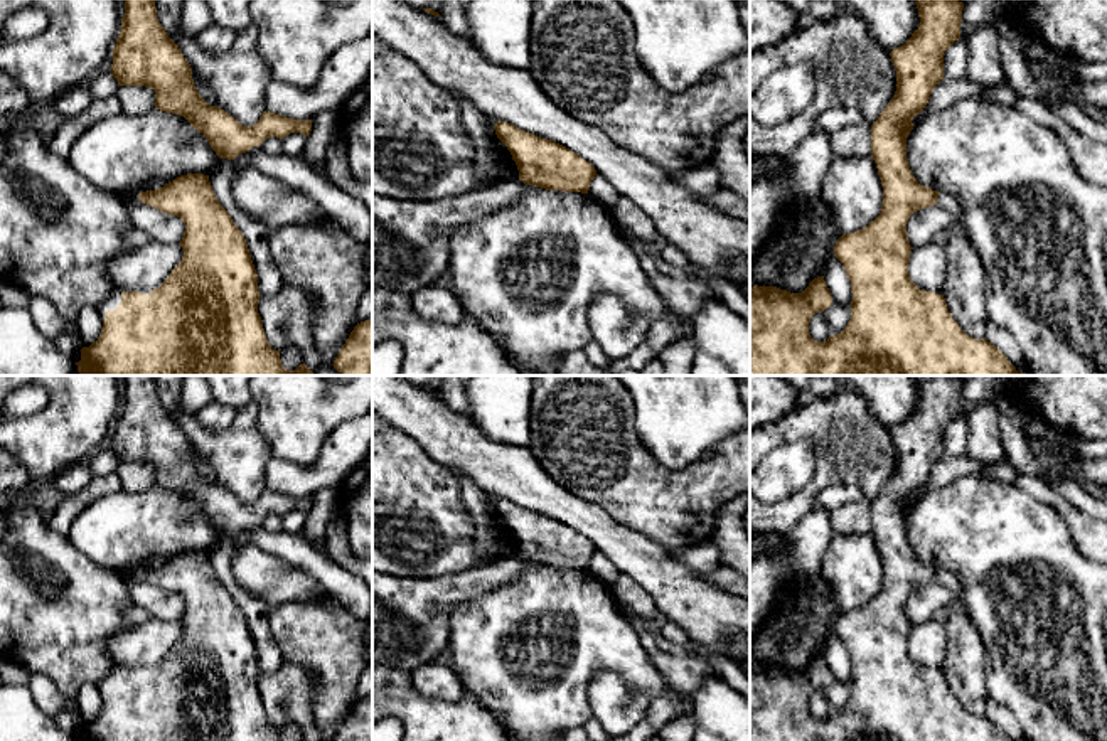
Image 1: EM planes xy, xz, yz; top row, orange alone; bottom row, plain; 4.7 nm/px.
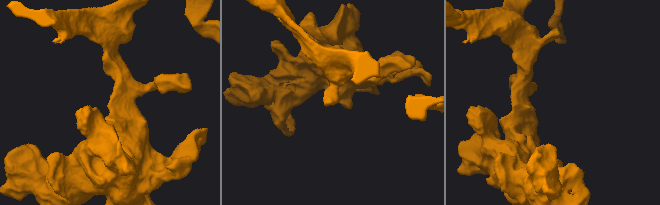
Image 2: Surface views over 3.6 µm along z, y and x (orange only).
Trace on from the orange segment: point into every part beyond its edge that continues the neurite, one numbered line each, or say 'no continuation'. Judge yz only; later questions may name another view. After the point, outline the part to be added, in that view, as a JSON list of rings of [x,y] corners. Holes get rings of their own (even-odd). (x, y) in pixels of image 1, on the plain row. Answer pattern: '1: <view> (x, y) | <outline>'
1: yz (947, 580) | [[[940,569],[939,576],[937,576],[937,583],[940,586],[950,589],[957,596],[957,600],[960,601],[960,605],[962,605],[964,584],[962,584],[962,581],[955,574]]]

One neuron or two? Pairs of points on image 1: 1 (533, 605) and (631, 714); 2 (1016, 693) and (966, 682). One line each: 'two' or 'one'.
1: two
2: two

